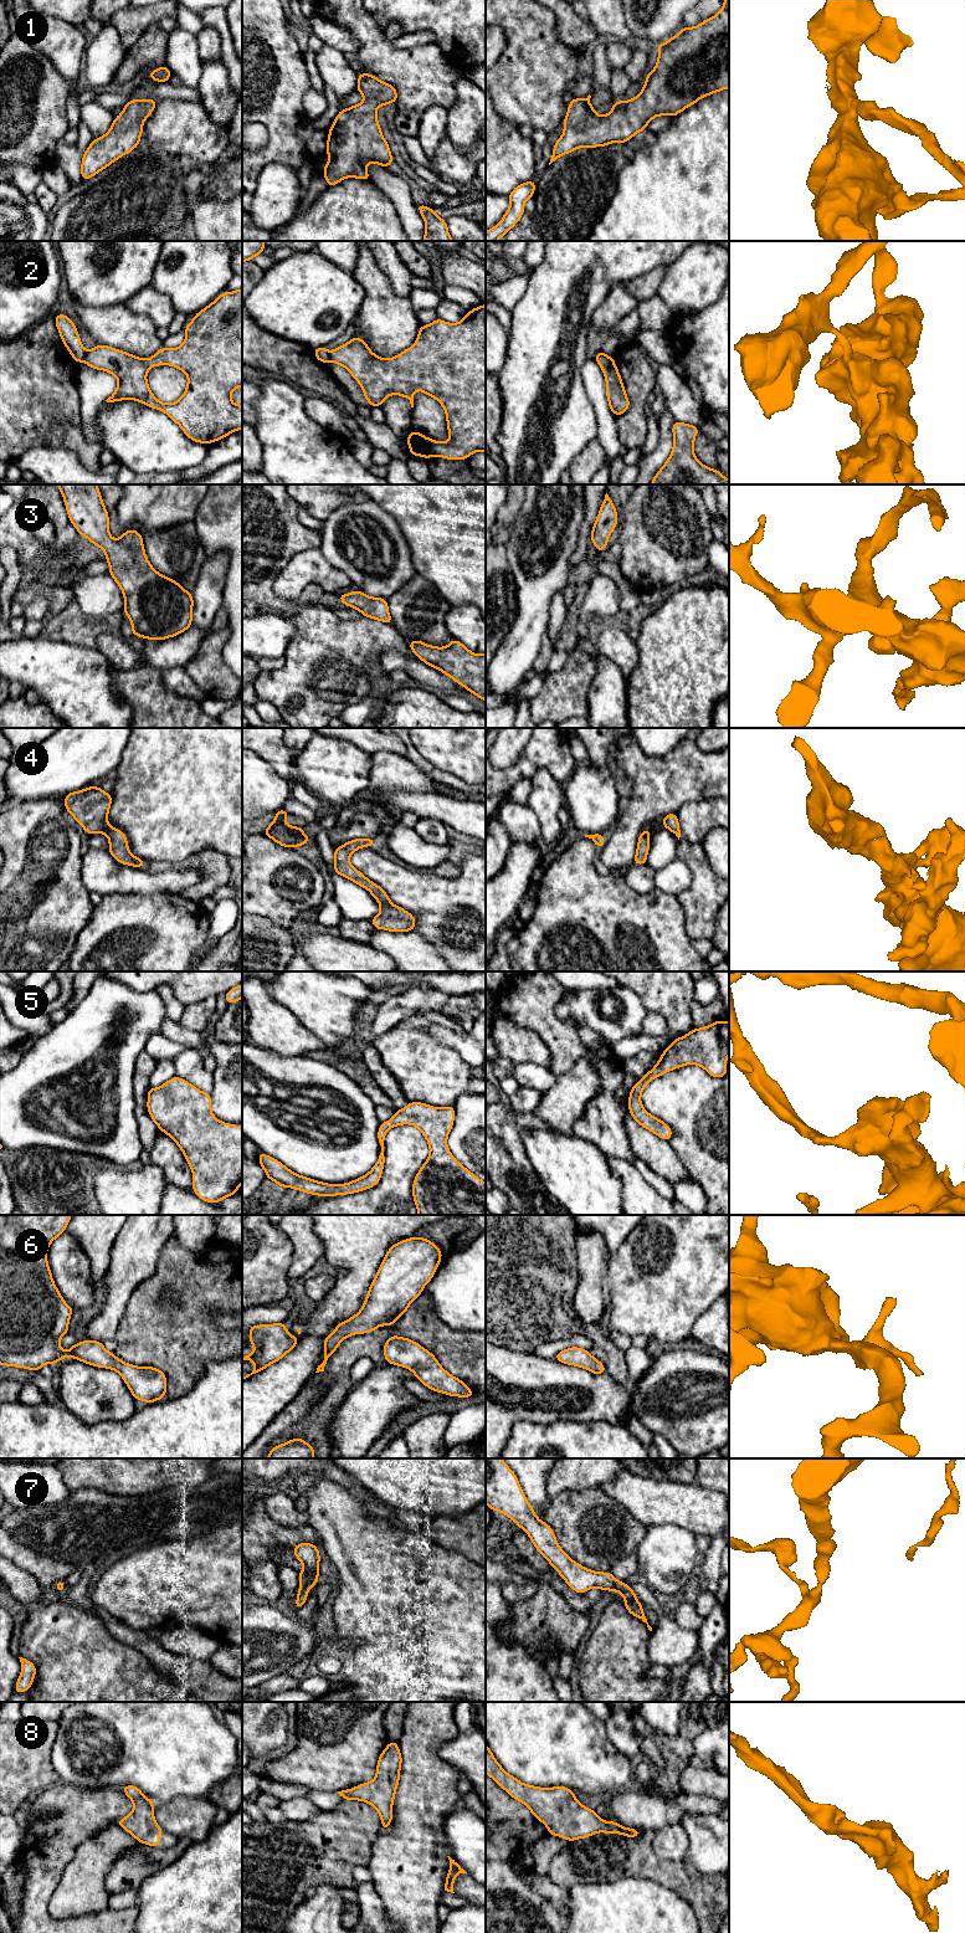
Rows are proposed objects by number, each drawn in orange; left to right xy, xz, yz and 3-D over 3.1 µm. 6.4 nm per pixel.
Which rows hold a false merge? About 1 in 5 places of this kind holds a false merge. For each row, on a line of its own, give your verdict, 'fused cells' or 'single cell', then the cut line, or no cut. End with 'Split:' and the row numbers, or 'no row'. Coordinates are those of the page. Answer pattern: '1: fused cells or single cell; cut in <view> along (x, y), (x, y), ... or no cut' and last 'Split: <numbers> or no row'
1: single cell; no cut
2: fused cells; cut in xy along (87, 352), (82, 360)
3: single cell; no cut
4: single cell; no cut
5: single cell; no cut
6: single cell; no cut
7: single cell; no cut
8: single cell; no cut
Split: 2

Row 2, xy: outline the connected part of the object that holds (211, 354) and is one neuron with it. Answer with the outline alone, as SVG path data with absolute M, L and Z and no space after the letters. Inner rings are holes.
M242 288L222 292L212 303L197 312L186 324L185 334L180 347L173 349L163 347L149 359L97 344L87 352L83 362L118 379L118 386L107 403L135 400L158 409L176 422L190 440L209 445L242 430L242 405L231 401L231 393L242 386ZM158 365L170 365L188 375L186 389L175 403L165 404L156 400L148 385L148 370Z

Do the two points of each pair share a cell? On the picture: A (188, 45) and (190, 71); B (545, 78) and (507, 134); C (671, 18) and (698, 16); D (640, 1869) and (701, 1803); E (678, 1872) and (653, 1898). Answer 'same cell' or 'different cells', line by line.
A: same cell
B: different cells
C: different cells
D: different cells
E: different cells

